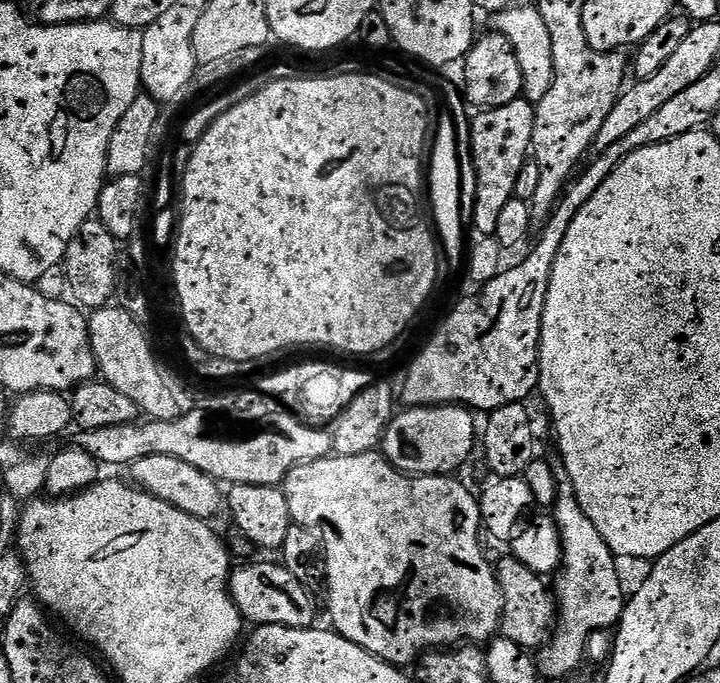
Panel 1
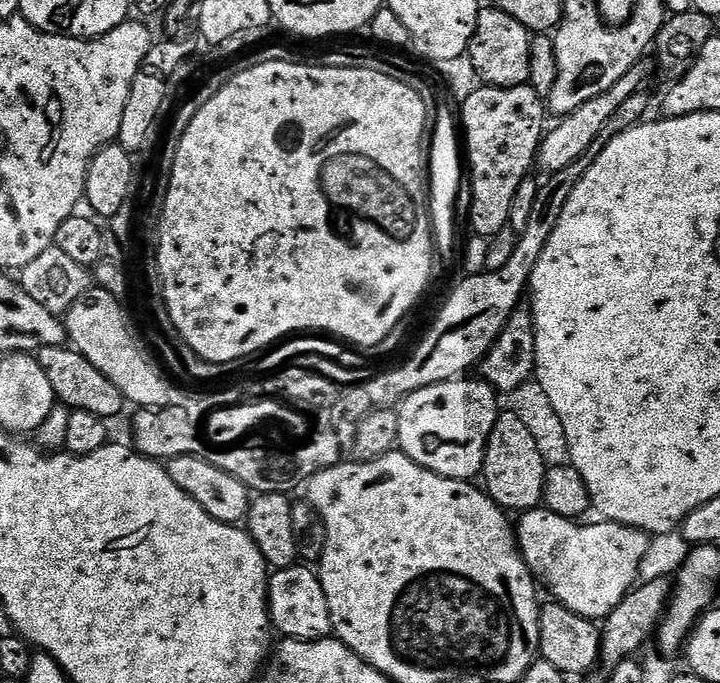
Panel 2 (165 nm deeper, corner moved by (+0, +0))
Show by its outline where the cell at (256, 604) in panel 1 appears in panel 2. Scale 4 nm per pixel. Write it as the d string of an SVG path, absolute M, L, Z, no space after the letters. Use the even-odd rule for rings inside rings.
M280 566L268 577L268 618L281 637L290 640L327 640L333 635L330 606L322 582L311 567Z

